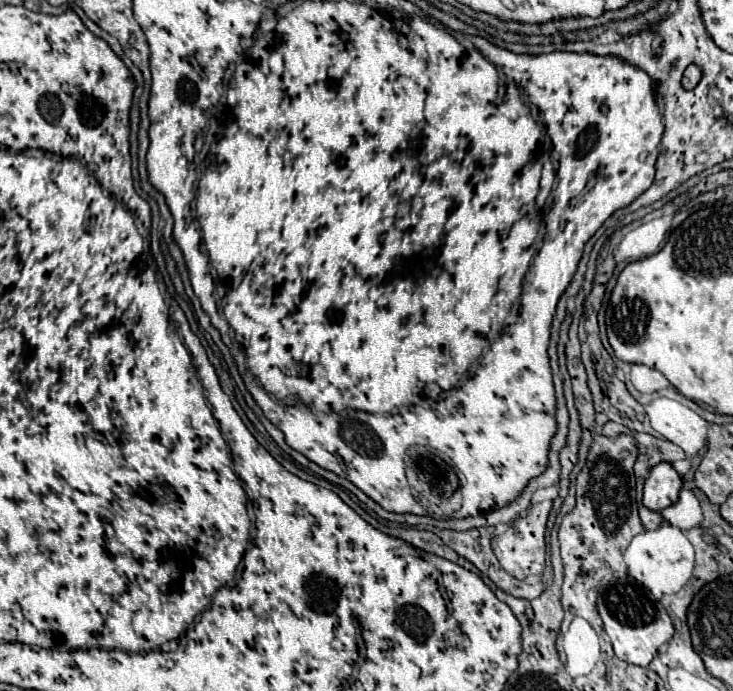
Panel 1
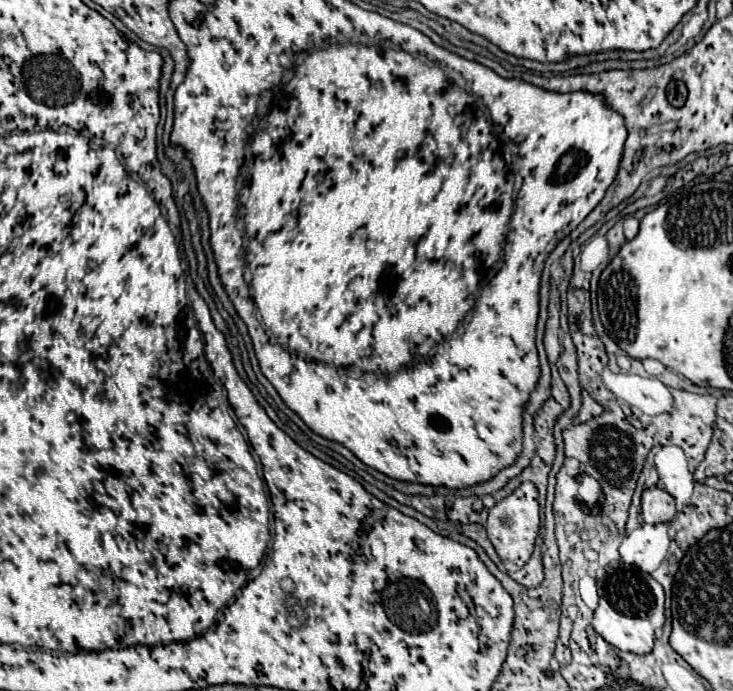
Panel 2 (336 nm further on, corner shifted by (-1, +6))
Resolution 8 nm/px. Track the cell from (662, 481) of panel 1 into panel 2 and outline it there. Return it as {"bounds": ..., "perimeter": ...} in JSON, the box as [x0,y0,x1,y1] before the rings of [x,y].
{"bounds":[641,486,675,524],"perimeter":[[[659,486],[645,488],[641,496],[641,516],[643,522],[649,524],[671,522],[675,516],[675,498]]]}

